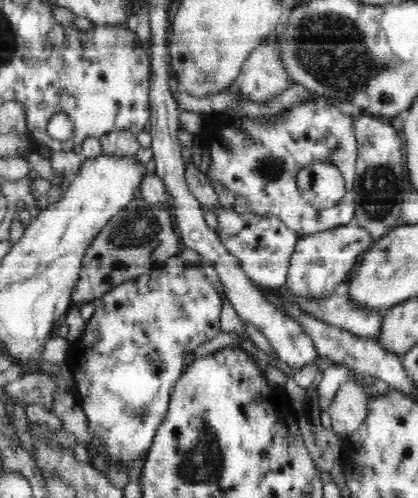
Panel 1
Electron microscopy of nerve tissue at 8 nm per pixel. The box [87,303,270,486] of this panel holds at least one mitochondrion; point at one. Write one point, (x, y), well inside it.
(201, 462)

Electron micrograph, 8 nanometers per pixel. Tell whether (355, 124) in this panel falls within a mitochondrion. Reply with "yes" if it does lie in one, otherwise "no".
no

